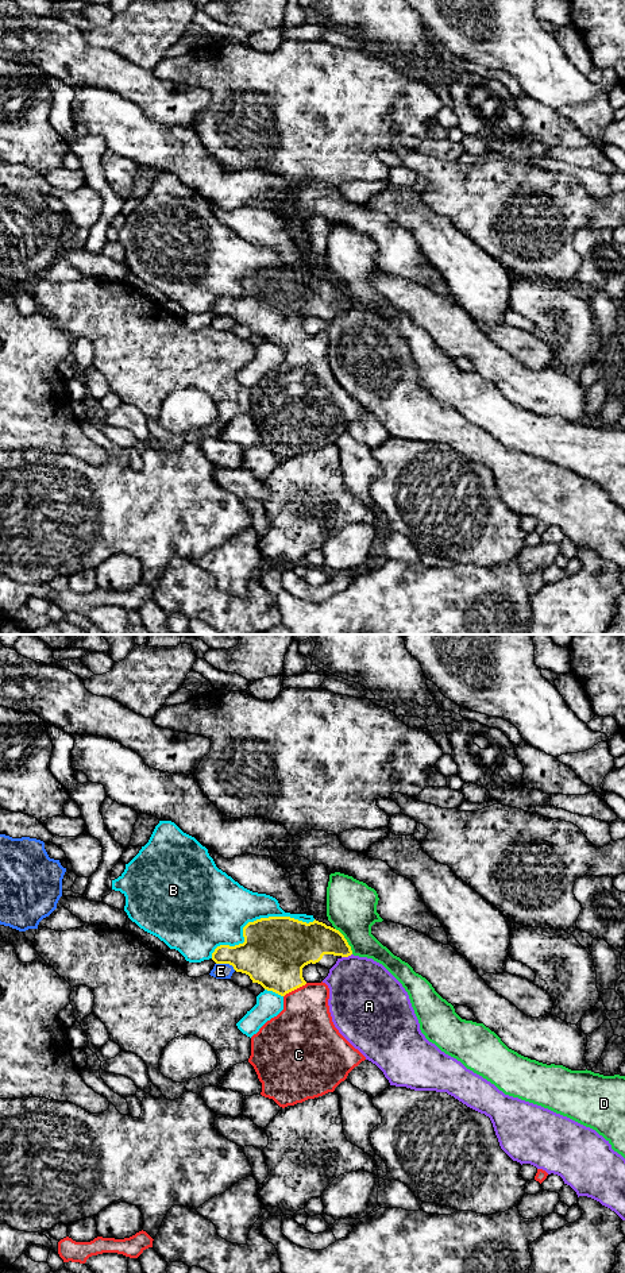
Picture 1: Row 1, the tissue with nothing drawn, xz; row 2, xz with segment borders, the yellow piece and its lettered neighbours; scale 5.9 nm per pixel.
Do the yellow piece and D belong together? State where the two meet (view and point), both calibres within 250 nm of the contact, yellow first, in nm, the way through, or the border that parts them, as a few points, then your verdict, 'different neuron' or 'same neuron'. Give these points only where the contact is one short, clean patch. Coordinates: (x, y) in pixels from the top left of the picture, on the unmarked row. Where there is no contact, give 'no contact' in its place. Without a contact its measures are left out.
meets yellow in xz at (346, 293); 240 nm thick on the yellow side, 300 nm on the other; border along xz (335, 280), (343, 288), (352, 305); different neuron

